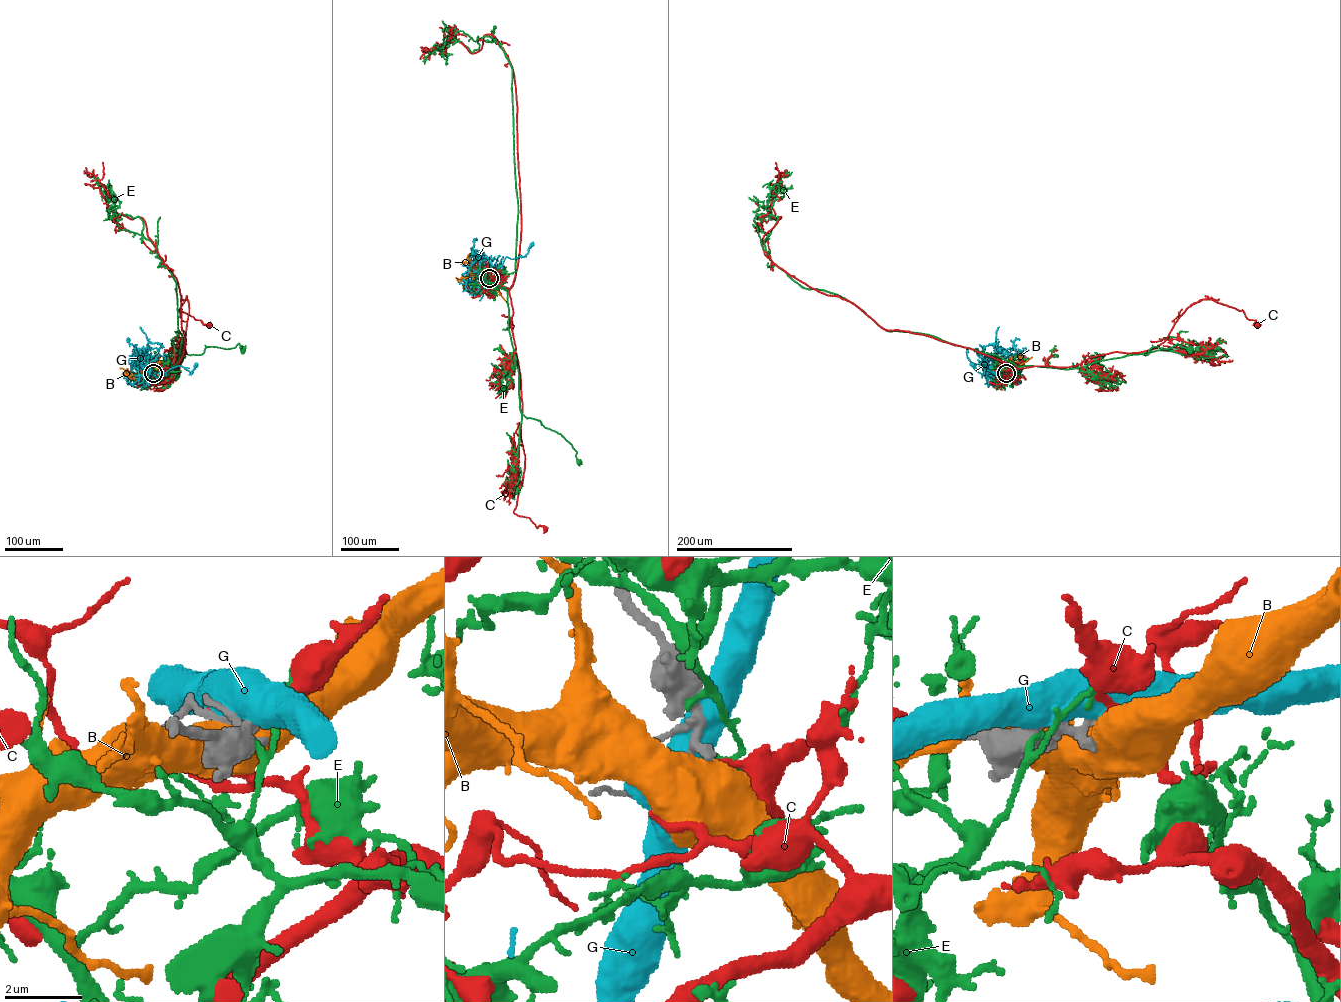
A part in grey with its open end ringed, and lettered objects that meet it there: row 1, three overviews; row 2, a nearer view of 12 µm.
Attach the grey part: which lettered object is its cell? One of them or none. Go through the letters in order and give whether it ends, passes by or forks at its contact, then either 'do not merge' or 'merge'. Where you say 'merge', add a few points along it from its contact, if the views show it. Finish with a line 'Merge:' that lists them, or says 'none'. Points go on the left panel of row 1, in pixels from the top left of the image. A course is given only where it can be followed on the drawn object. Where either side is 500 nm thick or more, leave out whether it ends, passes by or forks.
B: do not merge
C: it passes by; do not merge
E: it passes by; do not merge
G: do not merge
Merge: none

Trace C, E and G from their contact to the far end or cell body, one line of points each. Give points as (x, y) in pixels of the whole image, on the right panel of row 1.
C: (1007, 373), (1035, 366), (1067, 367), (1098, 355), (1157, 348), (1185, 310), (1202, 299), (1242, 310), (1257, 325)
E: (1005, 373), (1011, 377), (1025, 365), (1075, 368), (1147, 355), (1154, 346), (1167, 349), (1177, 343), (1189, 351)
G: (1007, 373), (995, 373), (985, 369), (986, 366), (982, 374), (972, 364)

